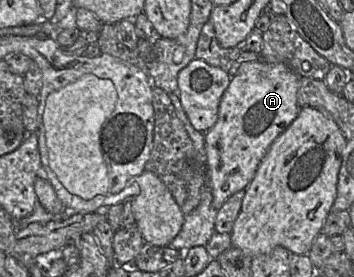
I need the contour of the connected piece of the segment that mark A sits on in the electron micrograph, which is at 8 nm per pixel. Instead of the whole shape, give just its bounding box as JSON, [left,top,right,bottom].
[204,60,300,210]

